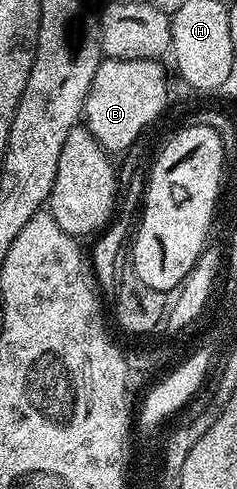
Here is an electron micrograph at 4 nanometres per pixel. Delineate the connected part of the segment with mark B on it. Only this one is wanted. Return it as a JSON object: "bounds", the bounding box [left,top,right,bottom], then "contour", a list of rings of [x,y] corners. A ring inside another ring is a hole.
{"bounds":[83,58,169,154],"contour":[[[157,58],[143,60],[110,60],[102,59],[95,78],[91,78],[91,90],[85,99],[83,113],[84,127],[88,128],[94,138],[110,154],[125,154],[137,140],[142,139],[143,131],[148,124],[153,124],[161,116],[165,103],[169,100],[169,80],[165,77],[165,68]]]}

